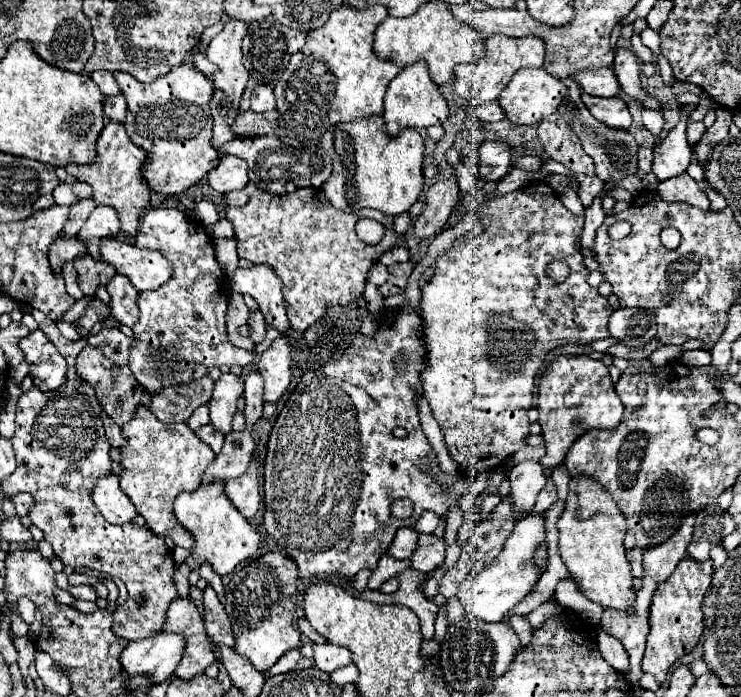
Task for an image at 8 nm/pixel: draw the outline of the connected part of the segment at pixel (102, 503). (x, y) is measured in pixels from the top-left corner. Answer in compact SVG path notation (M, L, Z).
M119 476L99 478L91 490L91 500L109 524L125 524L137 516L131 500L119 488Z

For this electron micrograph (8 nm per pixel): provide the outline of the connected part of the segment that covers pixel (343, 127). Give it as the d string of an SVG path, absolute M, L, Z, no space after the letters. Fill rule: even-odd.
M371 116L371 118L359 118L347 124L337 124L329 128L321 140L323 150L333 158L333 174L329 180L321 186L323 194L341 212L353 212L353 208L375 208L381 210L387 216L399 216L407 212L421 196L423 192L423 138L417 130L407 128L397 138L389 138L383 132L383 116Z

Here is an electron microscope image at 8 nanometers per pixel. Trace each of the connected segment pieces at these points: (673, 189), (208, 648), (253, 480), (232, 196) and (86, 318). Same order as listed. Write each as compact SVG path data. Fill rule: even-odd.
M687 172L673 176L665 182L659 182L657 192L667 202L687 202L701 210L709 210L709 200L707 200L705 192L699 188L699 184Z
M177 598L171 604L167 620L163 624L163 632L175 632L185 638L183 660L175 670L177 678L191 678L195 674L201 674L215 660L213 646L207 640L203 628L203 618L191 598Z
M254 457L251 459L249 470L243 476L239 476L235 480L227 480L225 494L231 500L231 504L245 518L253 518L257 514L261 494L259 494L259 478L257 478L257 466Z
M249 182L245 188L241 190L235 190L233 192L230 192L226 196L225 202L223 202L223 208L229 208L229 206L236 206L240 207L249 201L250 195L255 192L258 189L258 187L253 184L252 182Z
M95 298L95 300L91 300L91 302L89 302L89 306L87 306L87 308L85 308L85 312L83 312L83 316L81 316L75 324L89 332L89 330L93 328L93 324L95 324L95 322L99 322L101 318L105 318L105 316L109 316L109 308L107 308L101 300L97 300L97 298Z

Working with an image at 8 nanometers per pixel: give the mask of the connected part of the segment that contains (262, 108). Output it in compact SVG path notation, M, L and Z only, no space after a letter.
M255 86L253 94L251 94L251 110L253 112L267 112L267 110L273 110L275 108L275 94L273 94L273 88L271 86Z

